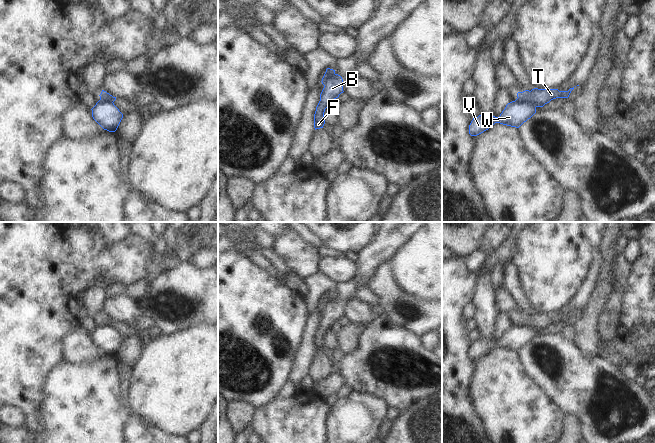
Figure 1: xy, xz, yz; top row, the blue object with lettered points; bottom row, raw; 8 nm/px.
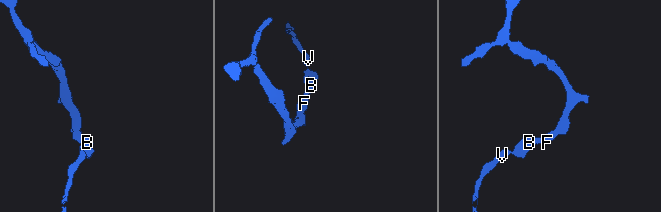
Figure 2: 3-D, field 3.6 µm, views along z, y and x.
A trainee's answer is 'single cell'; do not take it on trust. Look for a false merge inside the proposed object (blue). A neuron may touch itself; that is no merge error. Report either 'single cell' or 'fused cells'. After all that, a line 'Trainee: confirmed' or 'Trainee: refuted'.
fused cells
Trainee: refuted

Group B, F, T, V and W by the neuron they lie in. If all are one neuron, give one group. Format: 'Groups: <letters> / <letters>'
Groups: B F T / V W.

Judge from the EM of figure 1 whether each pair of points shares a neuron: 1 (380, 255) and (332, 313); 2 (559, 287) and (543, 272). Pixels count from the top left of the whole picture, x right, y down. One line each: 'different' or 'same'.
1: same
2: same

